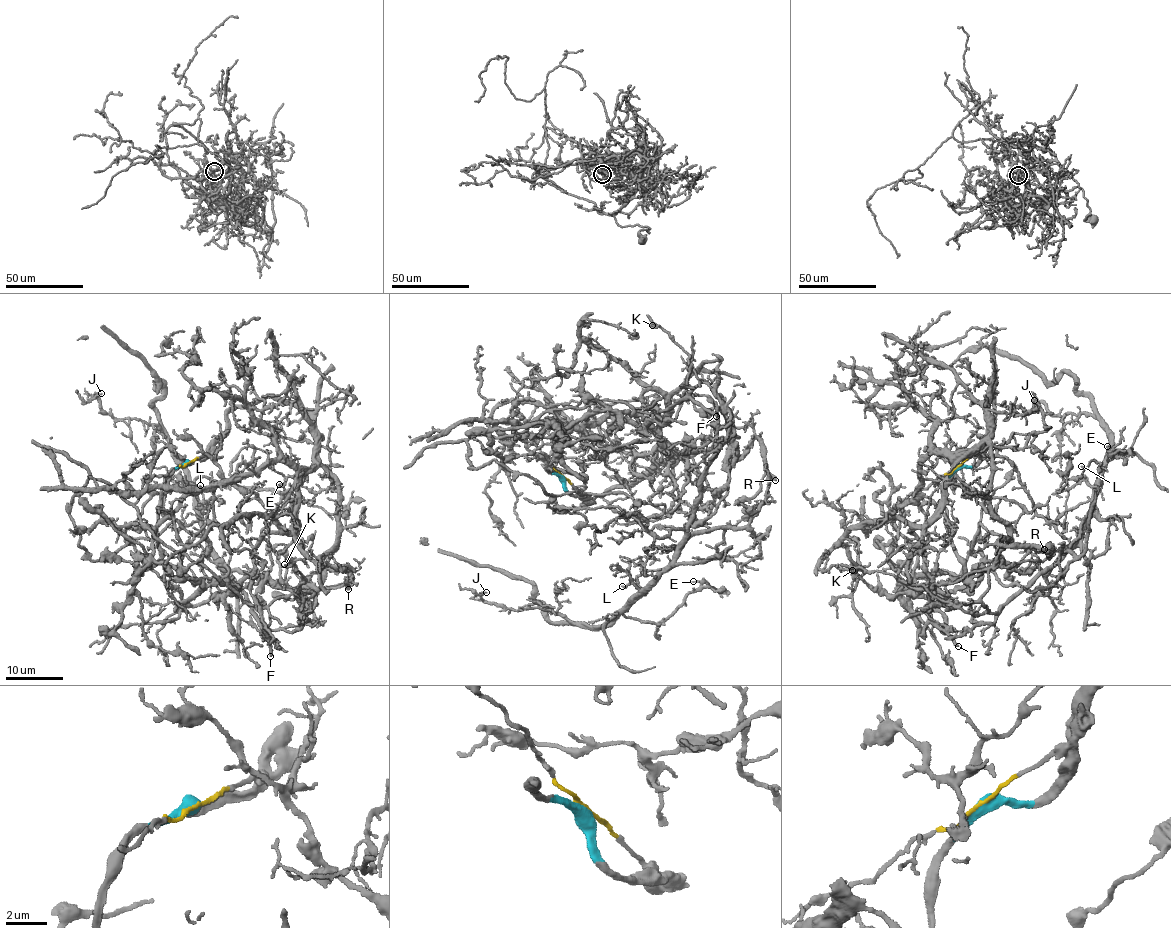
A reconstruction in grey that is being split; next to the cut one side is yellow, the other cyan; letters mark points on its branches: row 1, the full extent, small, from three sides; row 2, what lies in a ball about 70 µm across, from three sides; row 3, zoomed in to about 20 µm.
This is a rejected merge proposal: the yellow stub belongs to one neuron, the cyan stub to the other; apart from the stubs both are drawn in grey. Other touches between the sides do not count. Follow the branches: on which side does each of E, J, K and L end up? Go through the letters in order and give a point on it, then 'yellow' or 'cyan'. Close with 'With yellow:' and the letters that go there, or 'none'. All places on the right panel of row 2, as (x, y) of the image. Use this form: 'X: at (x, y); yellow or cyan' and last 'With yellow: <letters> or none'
E: at (1107, 446); yellow
J: at (1034, 400); yellow
K: at (852, 570); yellow
L: at (1081, 466); yellow
With yellow: E, J, K, L

